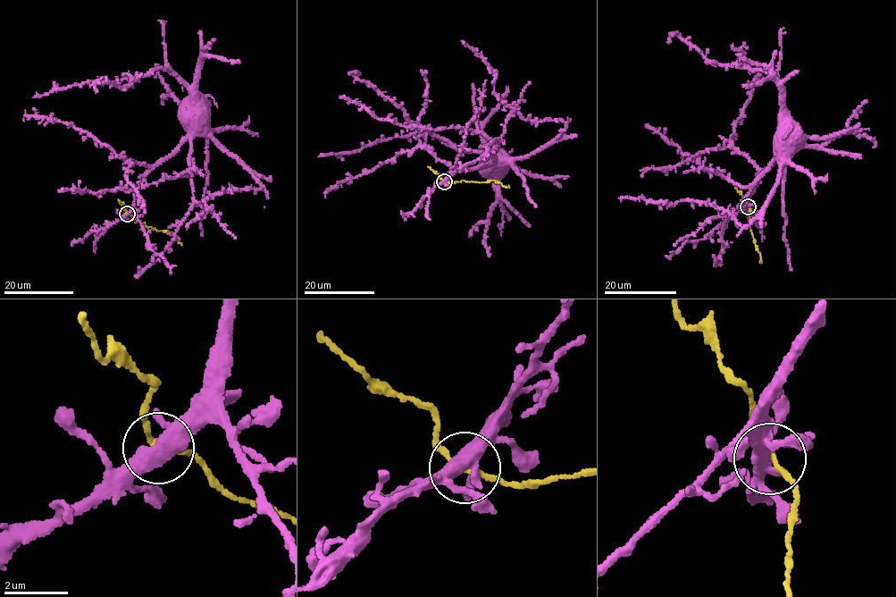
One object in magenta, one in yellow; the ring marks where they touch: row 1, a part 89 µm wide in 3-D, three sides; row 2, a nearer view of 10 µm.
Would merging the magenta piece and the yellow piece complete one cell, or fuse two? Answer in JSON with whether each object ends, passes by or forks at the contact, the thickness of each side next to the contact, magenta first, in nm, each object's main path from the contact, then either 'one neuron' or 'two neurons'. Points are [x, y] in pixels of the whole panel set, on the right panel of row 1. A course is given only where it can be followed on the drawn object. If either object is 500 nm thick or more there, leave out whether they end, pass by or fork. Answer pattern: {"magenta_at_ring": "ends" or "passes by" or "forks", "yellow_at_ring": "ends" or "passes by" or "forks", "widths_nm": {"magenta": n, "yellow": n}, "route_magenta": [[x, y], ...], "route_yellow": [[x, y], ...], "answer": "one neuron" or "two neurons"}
{"magenta_at_ring": "forks", "yellow_at_ring": "passes by", "widths_nm": {"magenta": 440, "yellow": 160}, "route_magenta": [[748, 206], [759, 173], [778, 158], [781, 175], [760, 213], [743, 226], [706, 203], [620, 201]], "route_yellow": [[748, 206], [760, 263]], "answer": "one neuron"}

